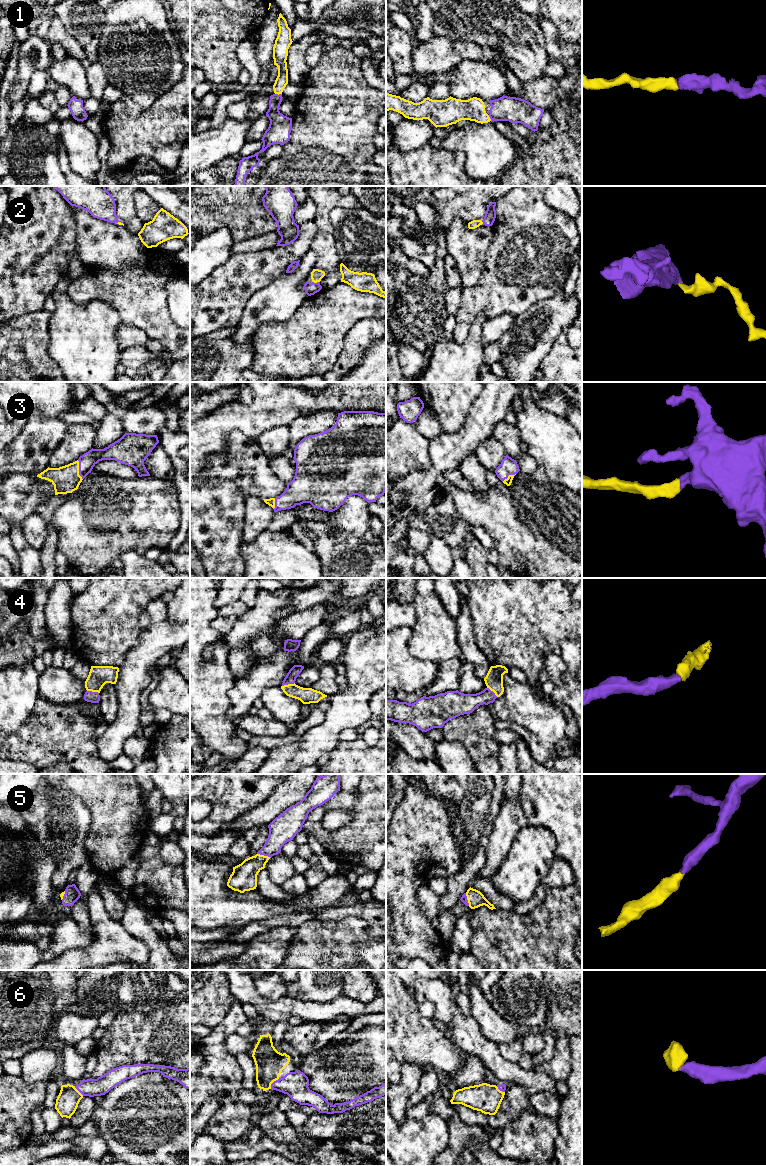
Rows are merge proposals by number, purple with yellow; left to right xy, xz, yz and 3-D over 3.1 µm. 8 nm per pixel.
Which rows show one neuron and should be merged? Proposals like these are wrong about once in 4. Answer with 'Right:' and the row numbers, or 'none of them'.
Right: 1, 2, 3, 4, 5, 6

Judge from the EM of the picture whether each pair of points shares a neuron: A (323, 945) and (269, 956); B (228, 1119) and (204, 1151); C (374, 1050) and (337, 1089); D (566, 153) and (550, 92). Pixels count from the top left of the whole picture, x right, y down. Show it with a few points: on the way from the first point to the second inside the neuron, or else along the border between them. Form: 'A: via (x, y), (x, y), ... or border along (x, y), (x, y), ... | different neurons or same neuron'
A: border along (287, 950), (282, 959) | different neurons
B: border along (201, 1133), (214, 1135), (226, 1142) | different neurons
C: via (366, 1060), (347, 1079) | same neuron
D: border along (571, 91), (549, 109) | different neurons

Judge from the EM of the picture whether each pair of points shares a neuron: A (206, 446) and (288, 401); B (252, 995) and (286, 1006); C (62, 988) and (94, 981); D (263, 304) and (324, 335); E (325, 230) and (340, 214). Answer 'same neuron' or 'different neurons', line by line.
A: same neuron
B: same neuron
C: different neurons
D: different neurons
E: different neurons

